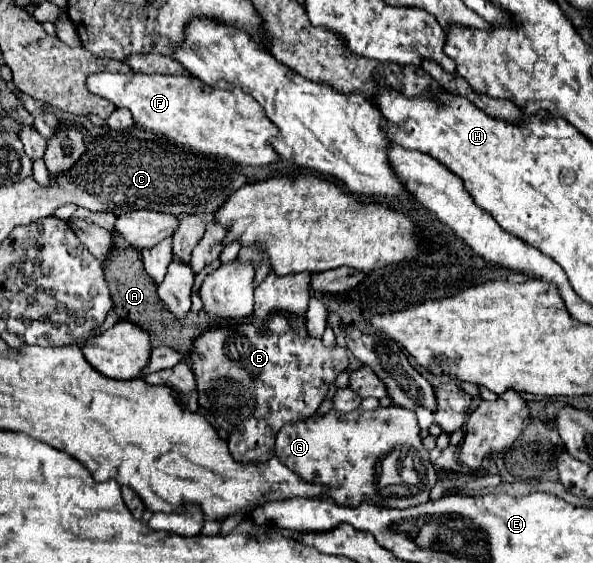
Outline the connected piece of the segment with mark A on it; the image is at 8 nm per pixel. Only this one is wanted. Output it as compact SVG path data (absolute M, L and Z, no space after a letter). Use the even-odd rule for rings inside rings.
M114 231L114 237L116 237L114 253L110 255L110 261L106 261L106 265L104 265L104 277L106 277L106 283L108 283L110 293L112 293L114 311L120 317L138 325L140 329L148 331L152 347L160 347L160 345L172 347L184 357L184 361L188 361L190 353L194 349L194 339L198 339L200 335L204 335L210 329L210 321L206 321L206 315L202 311L200 313L188 313L188 317L184 317L182 321L170 317L170 311L162 305L162 301L156 293L154 281L150 281L150 277L146 275L146 271L142 267L140 251L126 245L126 241L122 241L122 237L118 237L116 231Z

